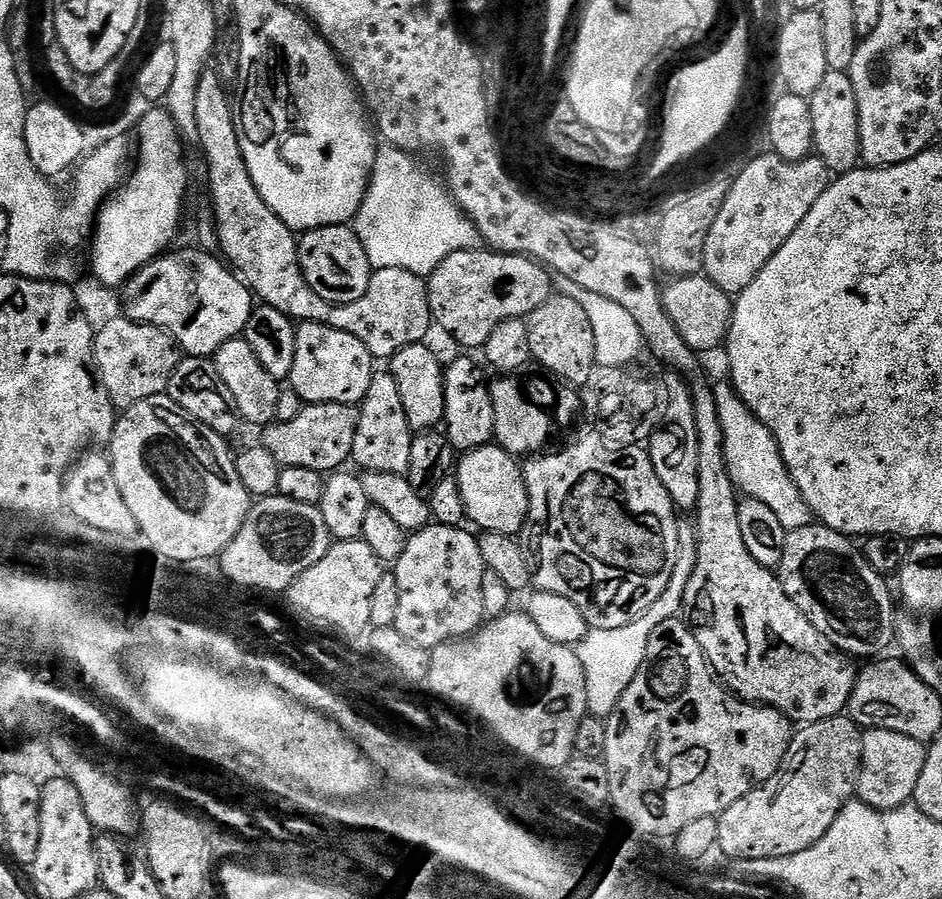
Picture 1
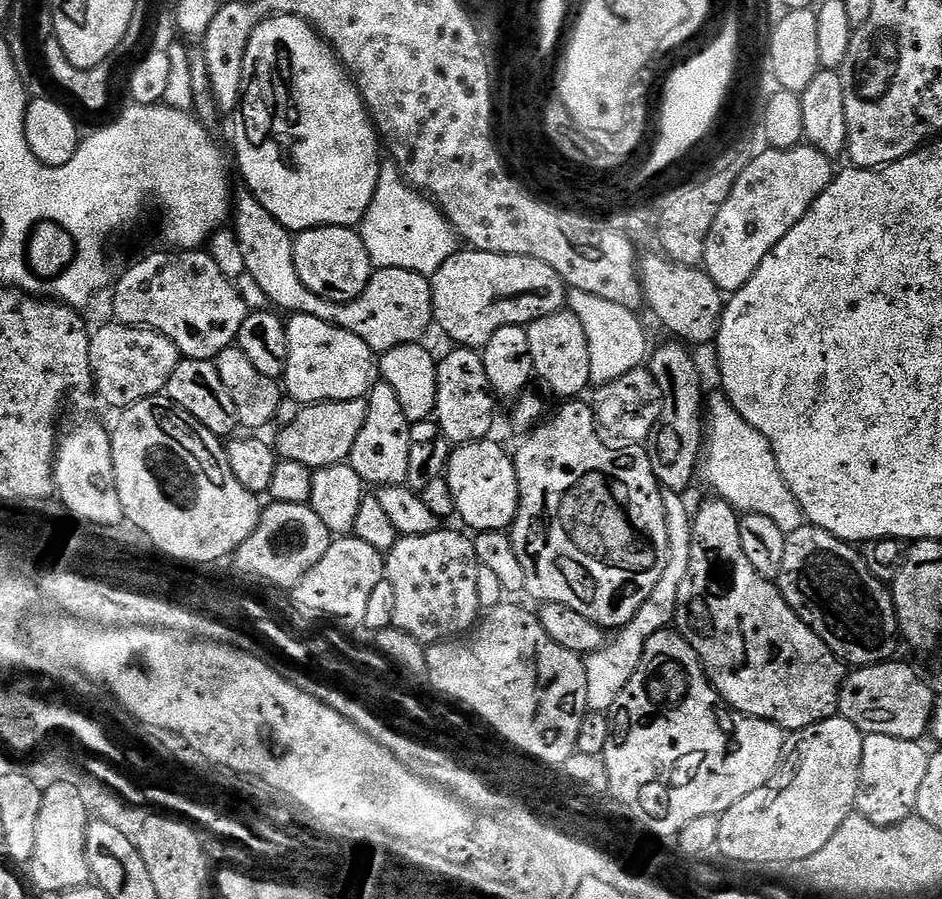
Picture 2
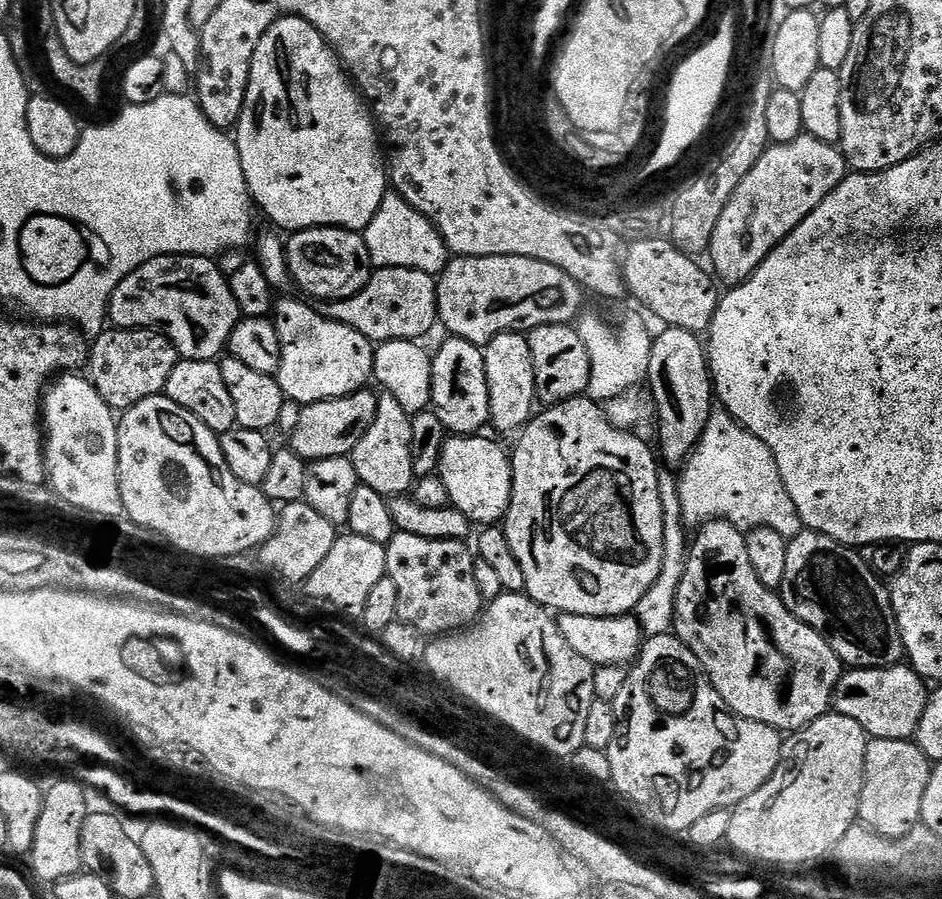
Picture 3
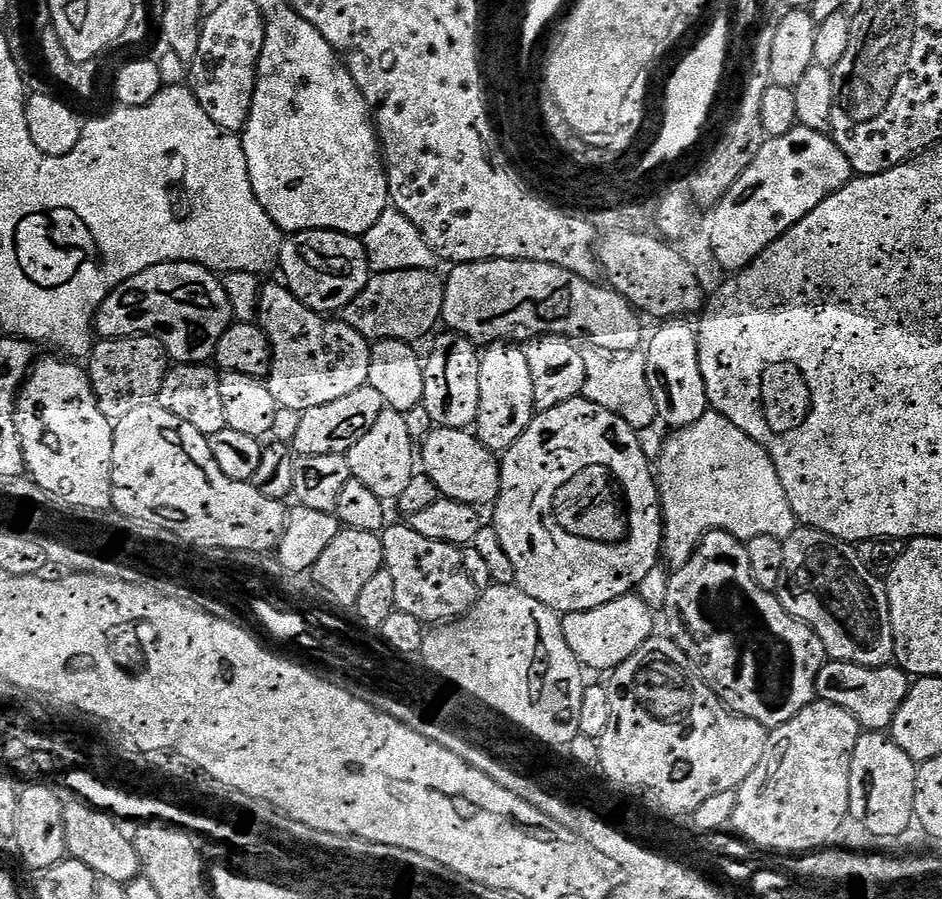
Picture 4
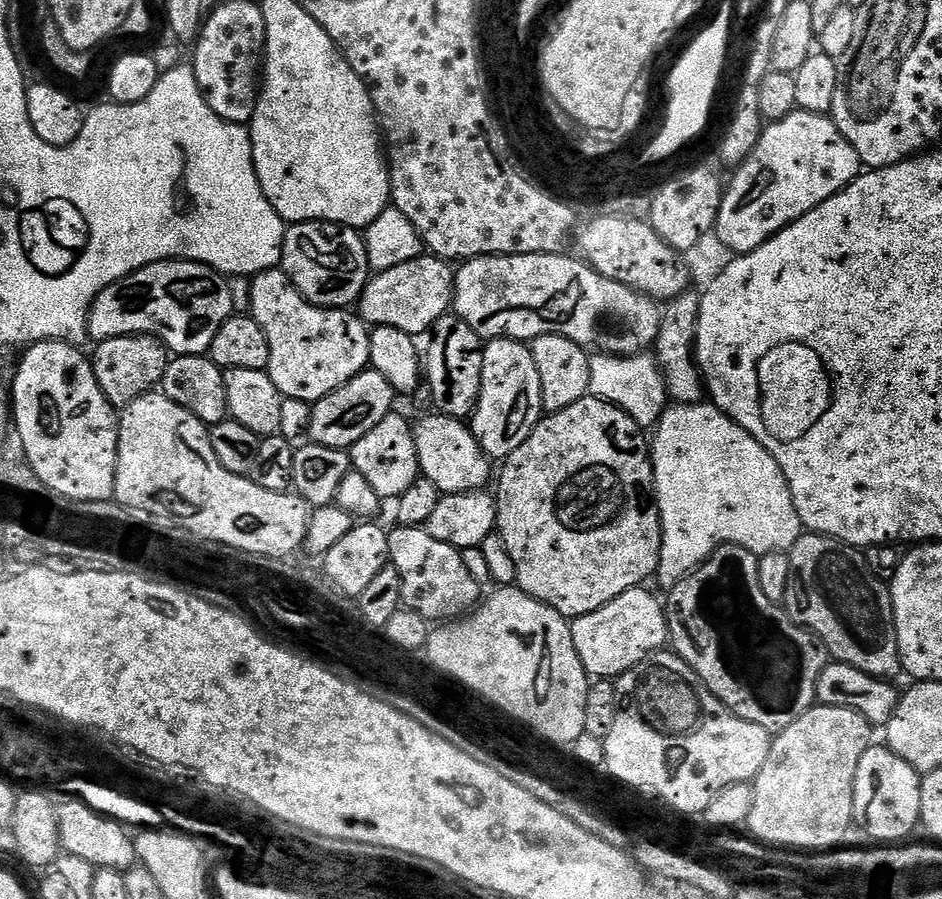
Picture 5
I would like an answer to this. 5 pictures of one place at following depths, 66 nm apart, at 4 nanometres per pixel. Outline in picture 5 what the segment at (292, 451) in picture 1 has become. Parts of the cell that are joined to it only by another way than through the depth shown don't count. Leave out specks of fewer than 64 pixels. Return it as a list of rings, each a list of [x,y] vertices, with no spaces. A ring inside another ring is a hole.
[[[374,370],[359,372],[353,380],[346,382],[346,386],[342,386],[337,392],[331,392],[329,396],[312,405],[312,421],[307,435],[311,443],[327,448],[350,450],[363,436],[370,434],[370,430],[378,426],[378,422],[393,415],[392,403],[395,400],[398,400],[398,394],[392,389],[390,382],[382,378],[382,374]]]

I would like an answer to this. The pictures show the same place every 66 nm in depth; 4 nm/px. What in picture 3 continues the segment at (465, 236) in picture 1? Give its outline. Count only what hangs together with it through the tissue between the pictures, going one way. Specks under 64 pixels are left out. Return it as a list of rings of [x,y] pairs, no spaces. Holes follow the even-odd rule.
[[[397,194],[385,196],[362,235],[376,268],[413,268],[439,274],[450,259],[448,246],[440,236],[440,231],[423,213]]]

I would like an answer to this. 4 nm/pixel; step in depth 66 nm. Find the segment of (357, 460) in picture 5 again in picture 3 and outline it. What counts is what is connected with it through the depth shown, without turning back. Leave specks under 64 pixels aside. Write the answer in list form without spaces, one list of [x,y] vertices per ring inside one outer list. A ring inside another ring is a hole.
[[[387,394],[379,397],[374,422],[354,446],[350,459],[361,484],[378,490],[378,494],[389,498],[403,496],[413,487],[412,416],[402,410],[402,406],[398,406],[394,397]]]

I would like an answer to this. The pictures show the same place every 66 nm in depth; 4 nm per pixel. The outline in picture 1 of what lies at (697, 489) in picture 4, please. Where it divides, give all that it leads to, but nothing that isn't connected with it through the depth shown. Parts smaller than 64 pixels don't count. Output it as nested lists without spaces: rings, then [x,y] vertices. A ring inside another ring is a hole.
[[[717,383],[714,391],[718,422],[724,435],[724,462],[728,467],[728,477],[732,480],[733,488],[747,499],[762,502],[770,510],[774,510],[778,522],[782,522],[785,533],[813,523],[814,517],[810,506],[790,478],[778,442],[772,437],[768,427],[740,401],[731,383]]]

